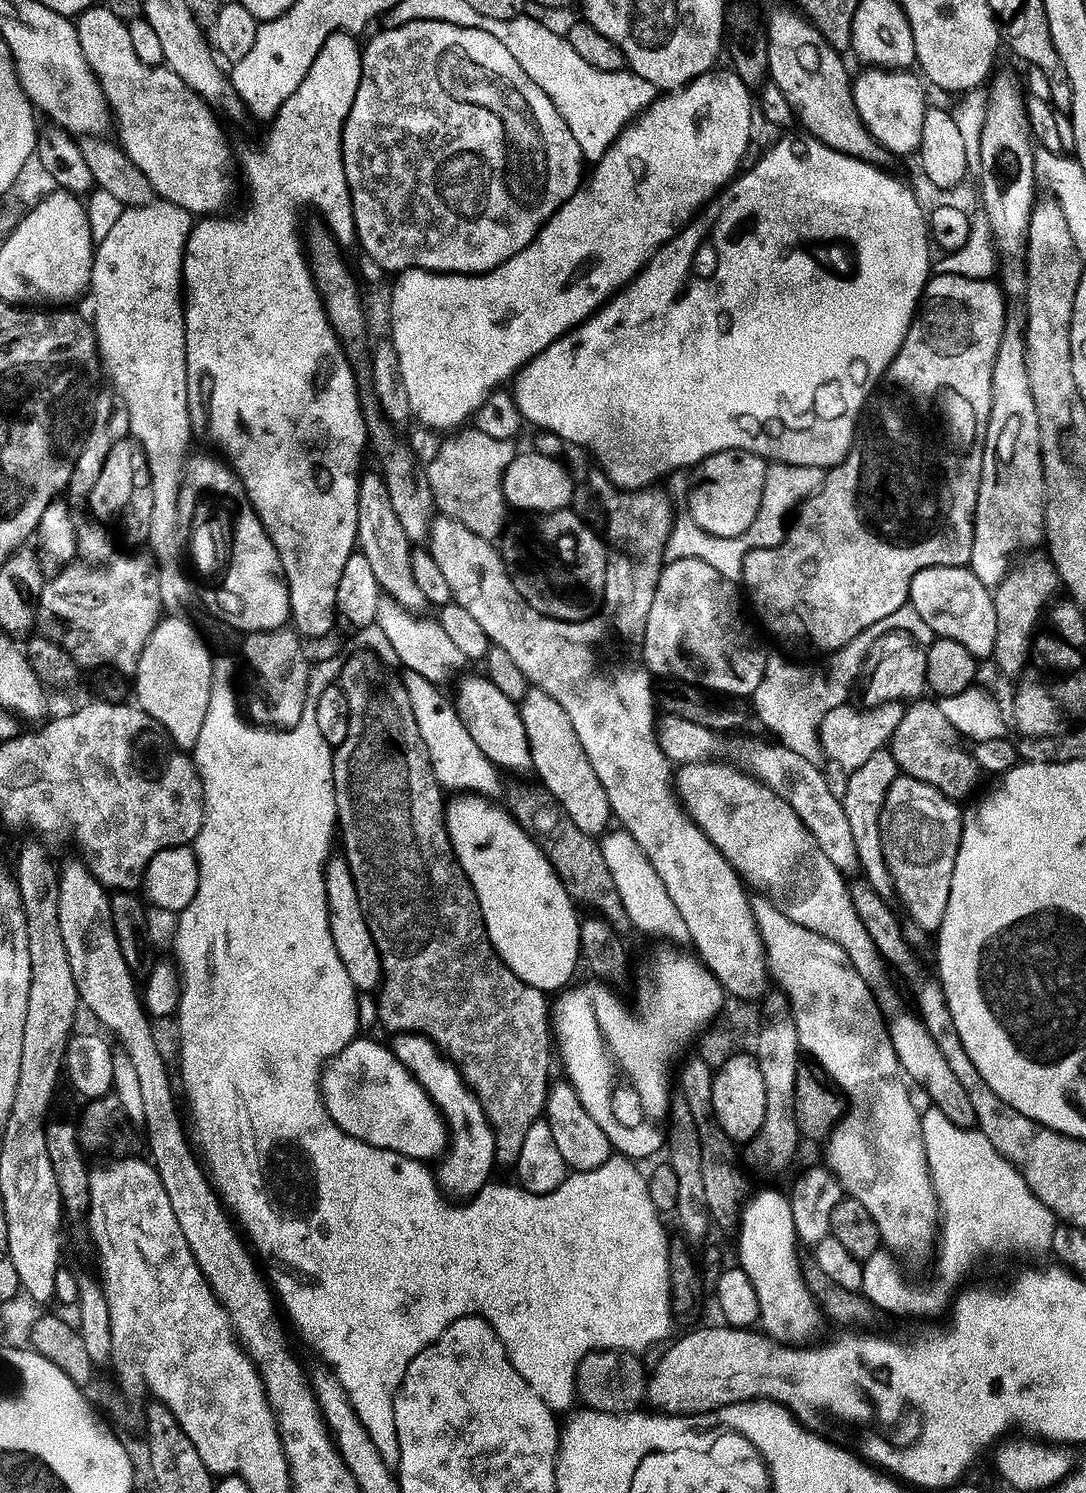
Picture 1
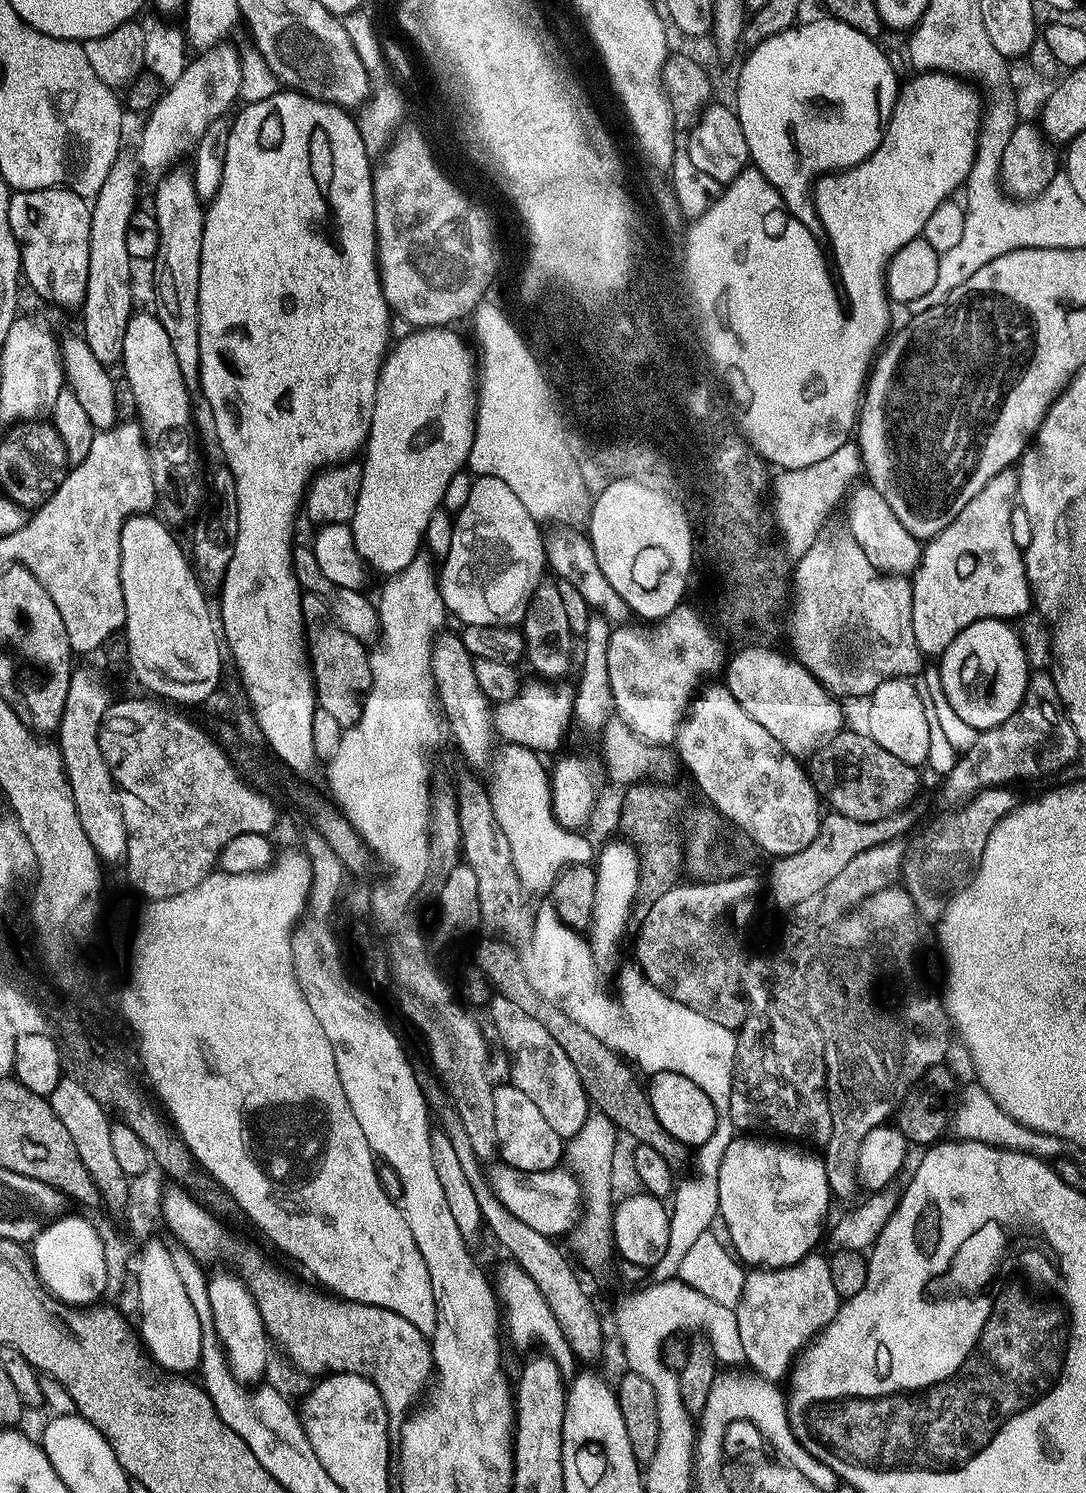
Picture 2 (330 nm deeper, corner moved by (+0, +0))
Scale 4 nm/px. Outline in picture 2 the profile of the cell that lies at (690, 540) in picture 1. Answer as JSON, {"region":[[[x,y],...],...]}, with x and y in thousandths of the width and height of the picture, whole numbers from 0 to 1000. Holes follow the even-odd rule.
{"region":[[[778,299],[764,307],[741,313],[723,313],[715,315],[709,322],[709,340],[713,344],[714,356],[718,356],[721,366],[729,374],[739,372],[740,369],[750,363],[756,356],[755,350],[762,342],[774,337],[773,326],[794,313],[794,306],[787,299]]]}

